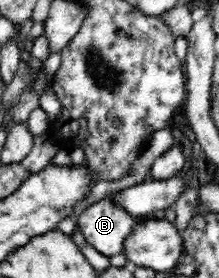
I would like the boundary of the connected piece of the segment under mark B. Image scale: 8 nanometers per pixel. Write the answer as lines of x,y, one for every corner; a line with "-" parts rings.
111,192
81,212
77,223
88,244
109,257
121,252
125,236
130,234
136,220
116,203

